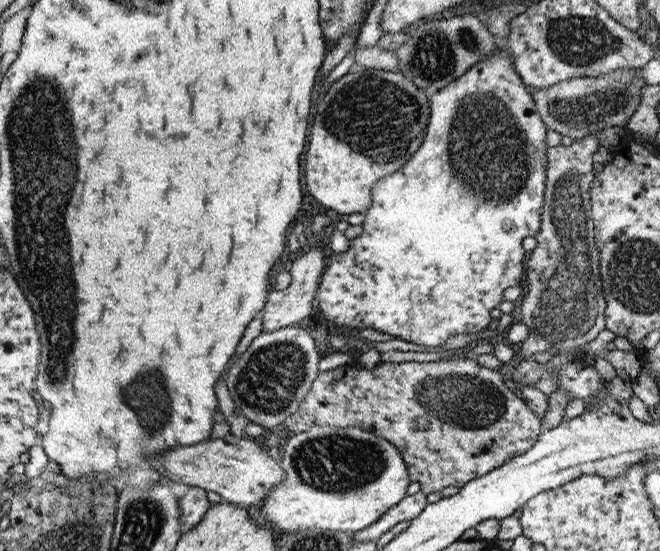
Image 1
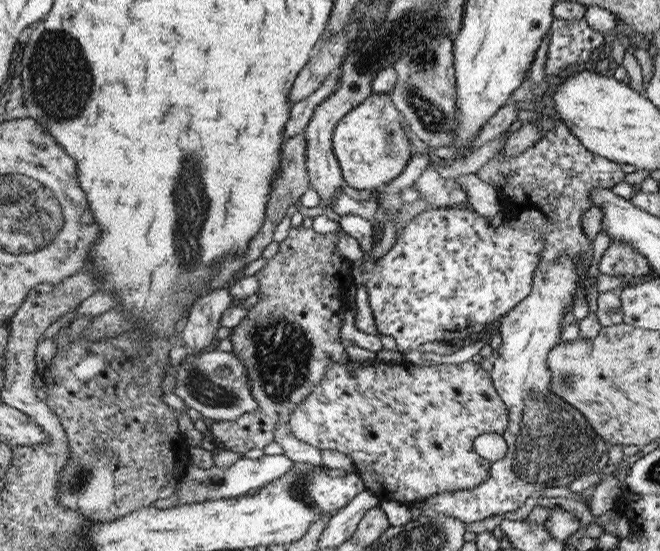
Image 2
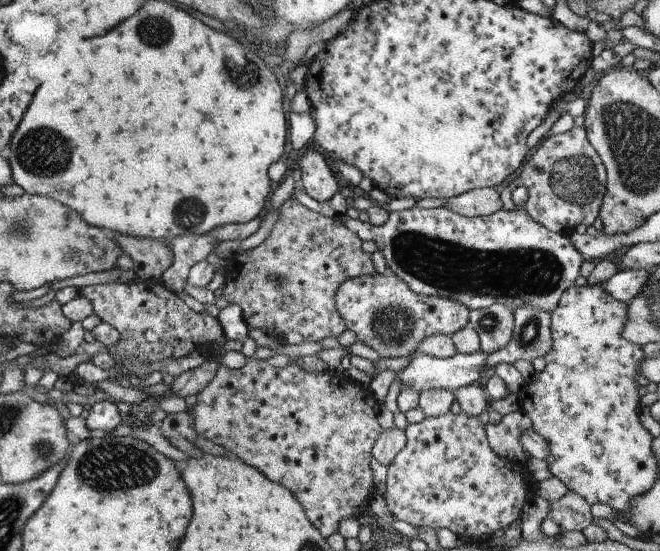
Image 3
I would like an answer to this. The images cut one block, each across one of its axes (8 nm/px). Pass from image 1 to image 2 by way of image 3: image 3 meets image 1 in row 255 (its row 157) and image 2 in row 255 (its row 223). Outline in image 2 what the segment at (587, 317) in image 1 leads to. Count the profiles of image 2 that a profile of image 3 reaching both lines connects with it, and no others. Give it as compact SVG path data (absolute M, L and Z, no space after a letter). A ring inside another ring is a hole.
M556 121L552 124L549 124L546 127L545 135L539 140L536 141L533 145L530 145L529 148L526 148L524 152L518 154L517 156L511 156L511 158L507 158L505 154L497 154L491 160L488 160L482 168L480 168L477 173L480 176L480 180L484 180L486 184L490 184L496 192L498 192L498 196L502 198L502 209L508 212L507 216L505 217L504 222L509 223L514 229L517 228L518 231L539 231L544 238L544 249L540 251L540 259L538 259L538 267L536 267L536 271L534 271L534 281L532 281L532 291L528 294L527 297L524 297L524 300L518 302L516 306L512 307L508 313L502 315L500 318L500 333L501 342L500 348L497 350L499 352L498 358L495 359L494 365L492 366L492 370L490 370L490 375L492 378L492 385L494 385L494 389L496 389L496 393L500 395L500 398L506 403L506 408L508 409L508 426L506 426L506 430L504 430L502 436L505 438L507 442L507 451L504 457L500 460L494 461L492 466L490 466L490 478L486 480L486 482L482 482L480 486L476 486L476 488L472 488L472 490L454 490L454 492L442 492L442 494L436 494L436 496L430 496L427 500L420 500L420 502L416 502L412 504L412 507L418 507L420 509L424 509L425 511L428 510L432 513L442 513L446 516L454 516L454 518L458 518L463 523L468 524L470 522L480 522L480 520L484 520L484 518L490 518L490 516L496 515L504 515L506 512L516 512L518 508L520 508L524 502L526 502L527 497L535 496L536 494L540 493L540 490L544 490L544 488L554 488L554 486L567 486L572 482L572 480L576 480L576 478L580 477L584 474L591 474L592 468L594 465L602 458L602 454L607 451L608 444L592 427L590 423L588 423L588 419L580 413L580 411L574 409L570 403L566 403L564 400L559 400L558 395L551 393L551 378L550 378L550 370L548 369L548 363L546 360L548 358L548 354L551 352L552 348L556 346L556 344L560 344L562 342L561 333L563 327L566 325L564 324L564 314L566 312L570 312L572 308L574 308L574 298L576 298L576 290L578 290L578 284L580 284L580 280L584 280L584 283L588 282L587 277L580 277L578 274L578 266L580 266L580 262L582 262L582 270L588 270L590 268L590 264L592 264L592 252L593 252L593 240L585 234L585 231L582 228L582 220L584 219L584 212L588 210L588 208L592 208L592 197L590 197L590 192L594 190L594 188L612 188L616 186L616 184L625 180L627 174L622 171L622 168L616 163L611 162L608 158L603 158L598 154L593 154L588 149L586 149L580 140L571 132L571 128L567 128L567 124L564 122ZM521 219L529 219L527 222L528 225L520 224Z

